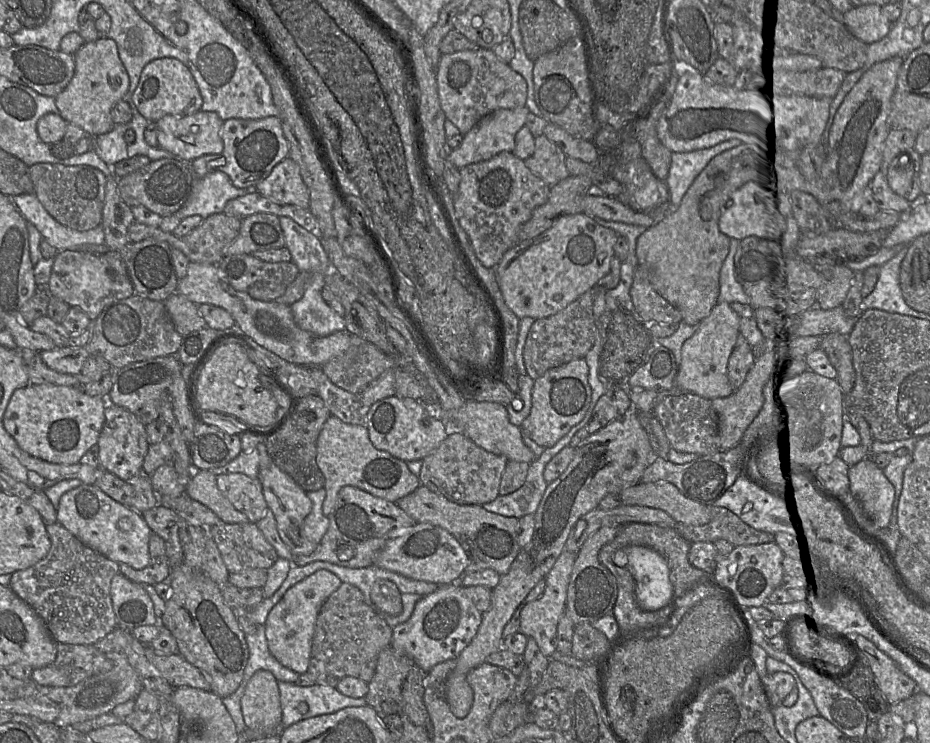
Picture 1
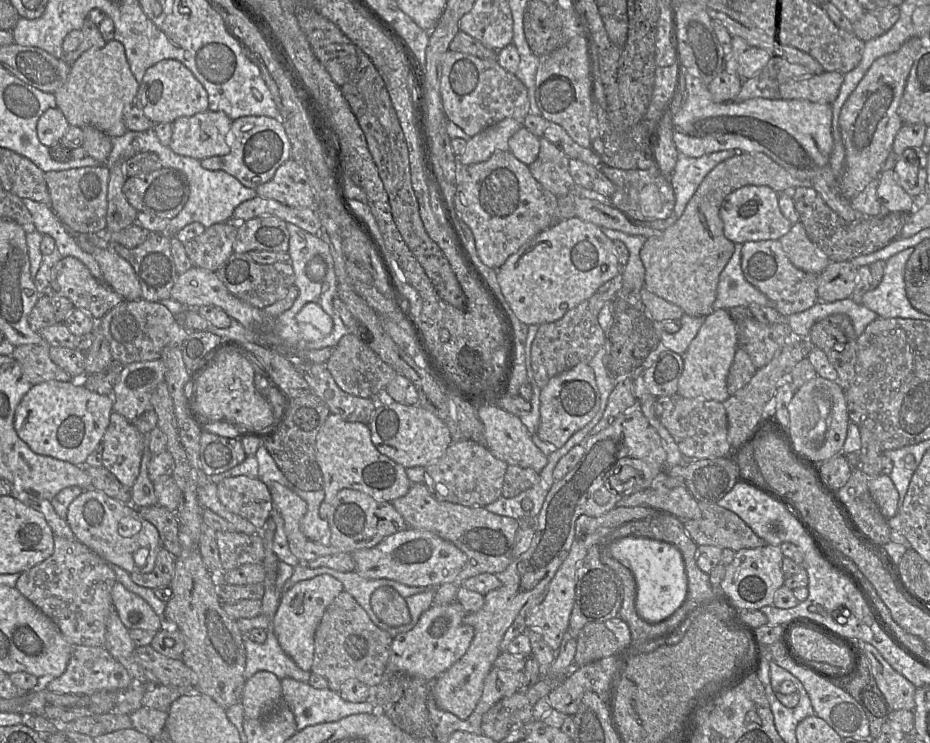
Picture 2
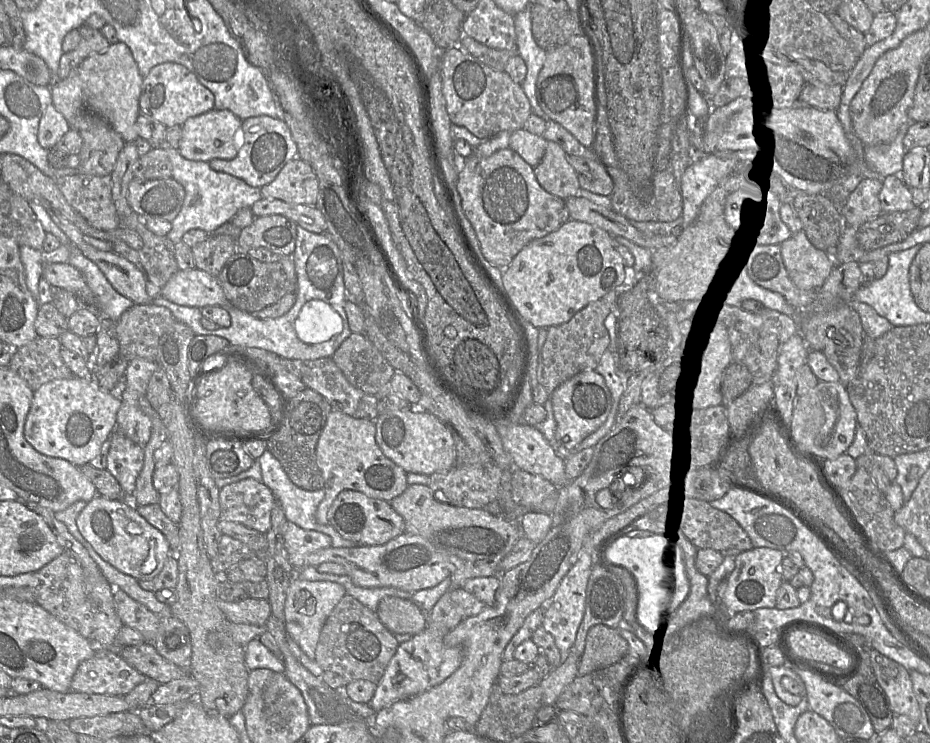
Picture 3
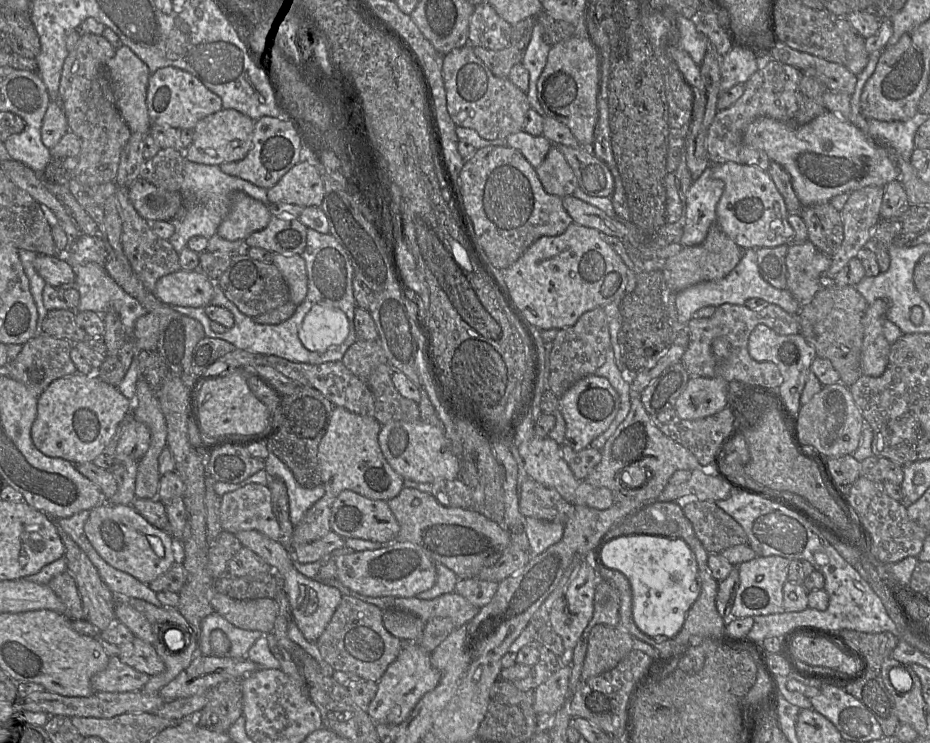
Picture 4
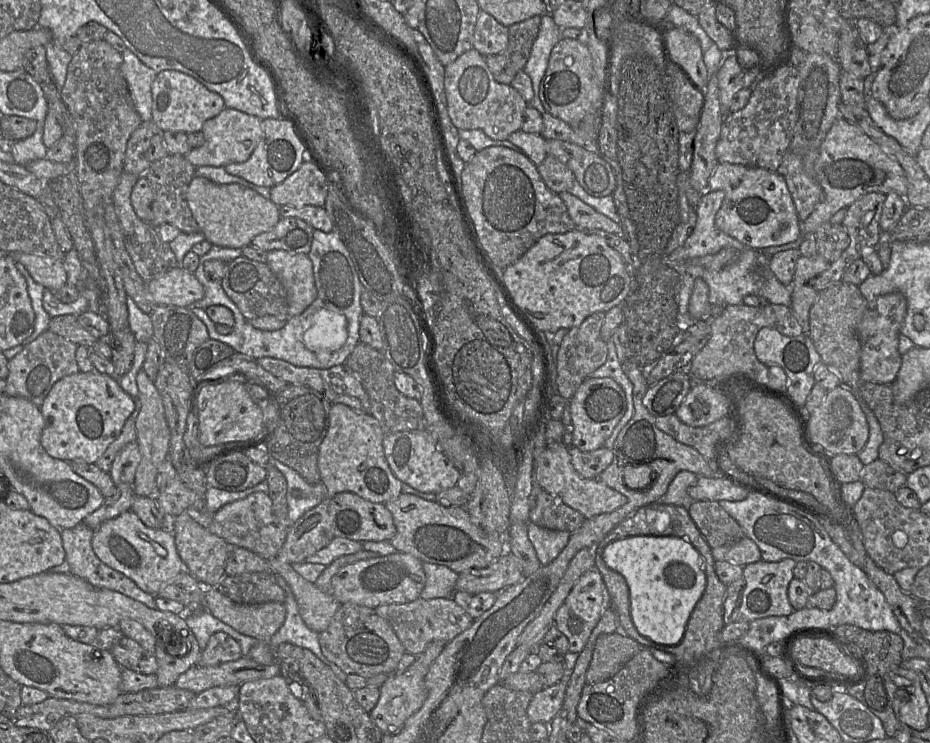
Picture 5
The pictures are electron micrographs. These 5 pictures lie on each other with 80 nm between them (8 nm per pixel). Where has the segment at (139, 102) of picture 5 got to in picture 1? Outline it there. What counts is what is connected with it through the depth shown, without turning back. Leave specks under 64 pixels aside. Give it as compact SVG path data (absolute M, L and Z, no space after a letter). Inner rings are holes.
M98 38L85 43L74 55L73 77L64 90L55 96L60 116L91 137L109 132L115 125L111 109L123 100L129 89L129 76L119 57L116 42L111 38Z

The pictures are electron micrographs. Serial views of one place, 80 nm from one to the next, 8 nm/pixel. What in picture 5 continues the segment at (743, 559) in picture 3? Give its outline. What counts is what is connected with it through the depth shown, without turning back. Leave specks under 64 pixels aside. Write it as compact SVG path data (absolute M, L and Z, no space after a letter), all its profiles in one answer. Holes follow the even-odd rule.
M783 559L778 562L760 560L743 567L745 588L738 608L738 621L751 622L768 616L786 616L794 611L788 598L788 587L793 579L796 561Z

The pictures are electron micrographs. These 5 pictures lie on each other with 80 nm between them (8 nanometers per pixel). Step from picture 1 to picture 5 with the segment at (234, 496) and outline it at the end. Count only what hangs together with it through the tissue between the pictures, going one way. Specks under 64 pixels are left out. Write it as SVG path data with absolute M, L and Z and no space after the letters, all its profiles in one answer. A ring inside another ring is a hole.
M255 492L244 499L228 503L214 515L208 514L204 508L203 514L195 514L195 520L226 542L246 548L266 560L278 556L290 527L288 518L280 519L275 515L272 500L265 492Z

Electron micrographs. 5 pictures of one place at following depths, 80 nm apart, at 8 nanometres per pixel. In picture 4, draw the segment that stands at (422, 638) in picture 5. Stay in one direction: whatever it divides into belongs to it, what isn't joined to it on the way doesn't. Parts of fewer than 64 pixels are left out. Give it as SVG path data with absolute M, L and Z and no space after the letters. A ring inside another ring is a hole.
M455 591L431 600L398 597L395 598L391 609L413 614L425 623L435 617L449 618L455 628L468 623L479 612L479 608Z

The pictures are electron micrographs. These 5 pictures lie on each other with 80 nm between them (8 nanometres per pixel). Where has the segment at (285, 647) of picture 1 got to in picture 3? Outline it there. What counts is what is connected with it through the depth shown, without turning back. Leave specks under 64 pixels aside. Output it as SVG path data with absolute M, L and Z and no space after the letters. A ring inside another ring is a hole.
M294 576L288 588L284 609L284 626L287 634L305 655L315 660L321 630L334 607L346 594L345 588L332 581L307 581Z

